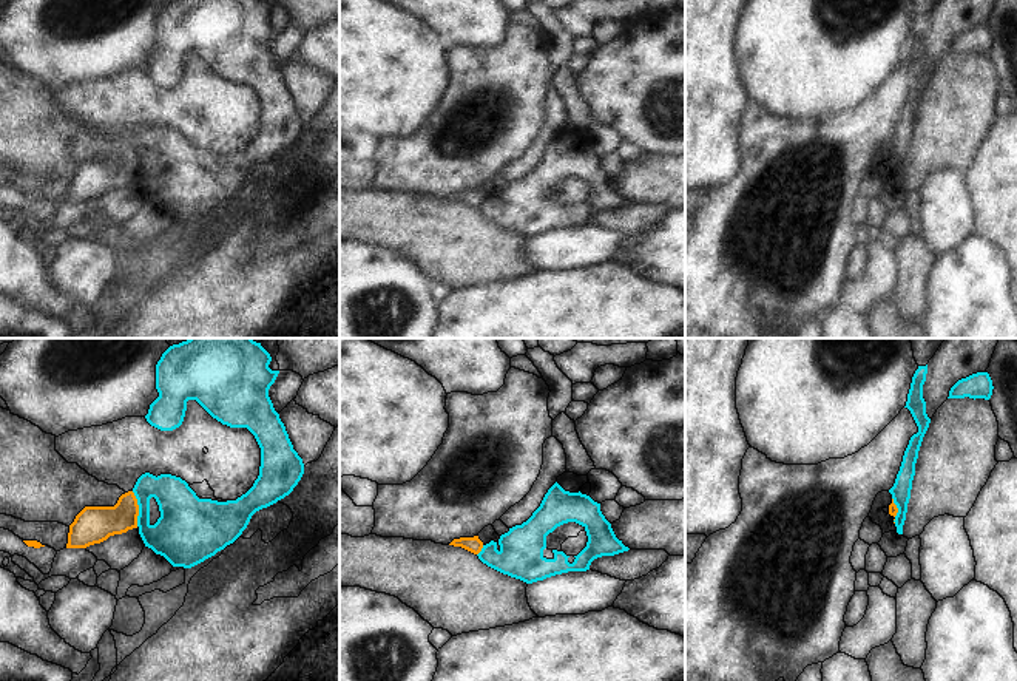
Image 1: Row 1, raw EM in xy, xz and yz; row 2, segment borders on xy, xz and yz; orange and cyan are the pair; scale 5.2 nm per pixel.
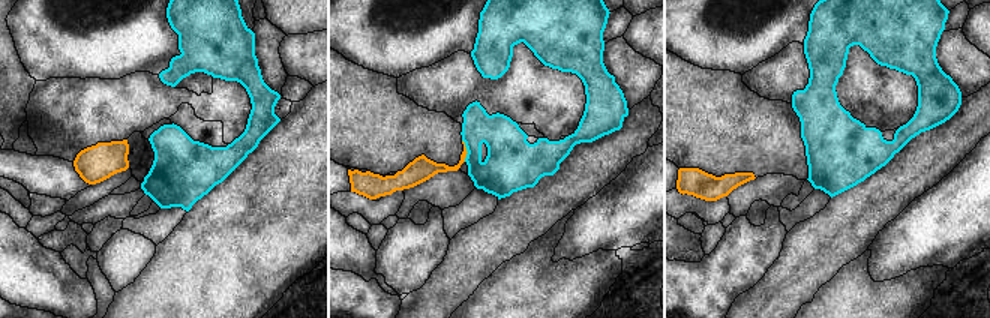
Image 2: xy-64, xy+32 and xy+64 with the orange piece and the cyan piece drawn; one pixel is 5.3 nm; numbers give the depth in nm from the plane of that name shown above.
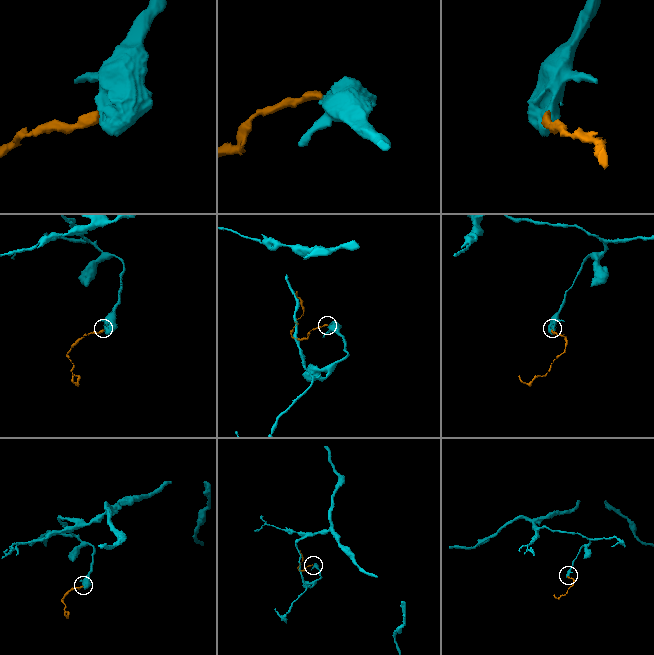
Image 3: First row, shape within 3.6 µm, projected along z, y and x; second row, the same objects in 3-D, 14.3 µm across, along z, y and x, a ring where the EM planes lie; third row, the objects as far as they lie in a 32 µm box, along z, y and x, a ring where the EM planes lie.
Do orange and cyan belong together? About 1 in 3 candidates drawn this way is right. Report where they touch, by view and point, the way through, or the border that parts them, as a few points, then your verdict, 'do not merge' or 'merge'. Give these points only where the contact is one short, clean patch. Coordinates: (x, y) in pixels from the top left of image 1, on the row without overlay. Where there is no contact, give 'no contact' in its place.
xy (138, 162) | along xy (131, 145), (138, 159), (138, 179) | do not merge

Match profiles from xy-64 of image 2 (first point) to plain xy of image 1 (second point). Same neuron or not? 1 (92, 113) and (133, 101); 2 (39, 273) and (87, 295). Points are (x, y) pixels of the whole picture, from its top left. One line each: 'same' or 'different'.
1: same
2: different

